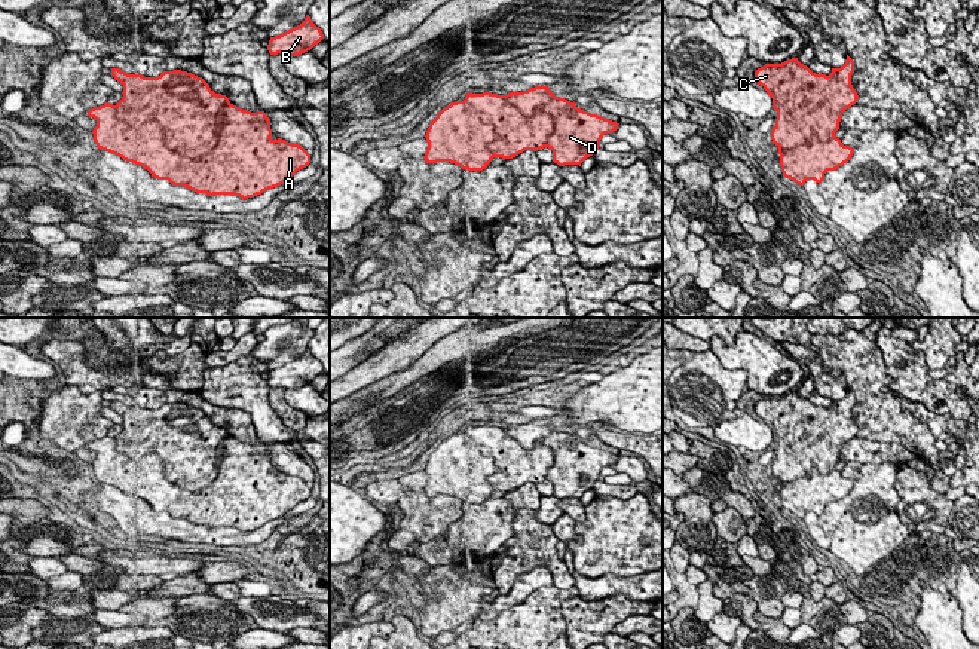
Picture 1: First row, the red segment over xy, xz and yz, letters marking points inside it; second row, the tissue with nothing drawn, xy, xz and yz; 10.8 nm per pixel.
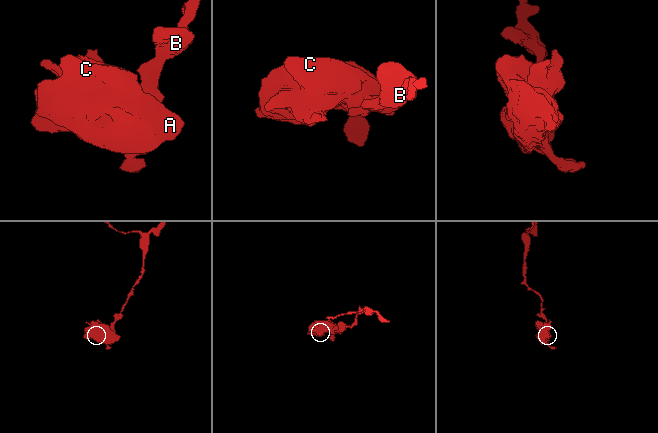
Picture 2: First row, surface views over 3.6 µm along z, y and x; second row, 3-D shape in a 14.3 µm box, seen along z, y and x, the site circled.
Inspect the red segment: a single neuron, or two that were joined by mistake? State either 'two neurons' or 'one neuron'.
two neurons

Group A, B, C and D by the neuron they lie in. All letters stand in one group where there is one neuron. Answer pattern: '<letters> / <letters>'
A B D / C

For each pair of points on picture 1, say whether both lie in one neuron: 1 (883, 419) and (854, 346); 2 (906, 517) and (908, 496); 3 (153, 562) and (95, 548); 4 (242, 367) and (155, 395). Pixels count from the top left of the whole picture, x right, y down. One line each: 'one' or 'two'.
1: one
2: one
3: two
4: two

